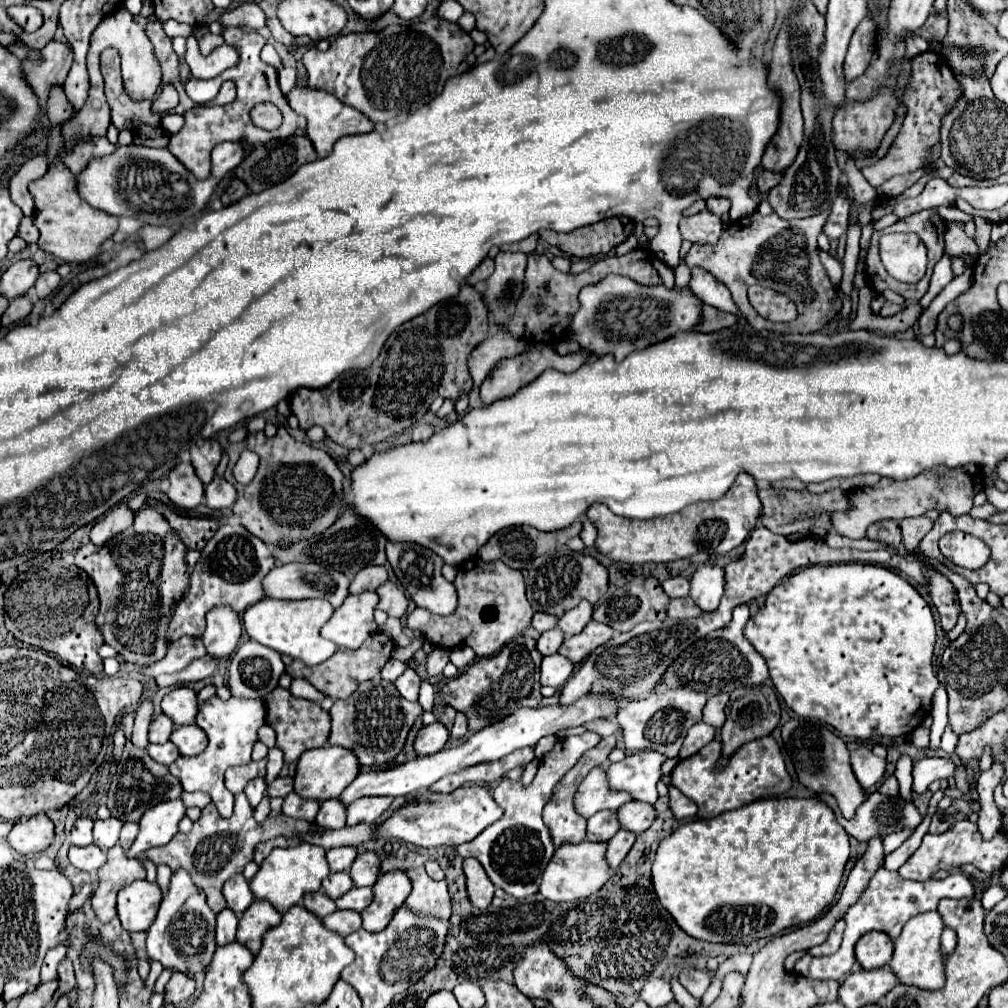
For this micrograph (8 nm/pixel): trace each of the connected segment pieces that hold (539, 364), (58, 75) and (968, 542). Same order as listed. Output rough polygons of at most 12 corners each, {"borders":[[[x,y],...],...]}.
{"borders":[[[535,343],[507,359],[481,385],[485,405],[513,395],[545,369],[573,373],[591,351],[559,355]],[[53,39],[39,65],[25,61],[23,73],[45,107],[49,87],[65,81],[73,65],[67,43]],[[963,531],[943,535],[939,549],[965,569],[987,563],[989,547]]]}

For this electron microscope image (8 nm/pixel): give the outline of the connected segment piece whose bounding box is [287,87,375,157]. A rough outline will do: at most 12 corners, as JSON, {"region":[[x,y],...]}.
{"region":[[293,87],[295,113],[319,157],[339,137],[375,127],[361,111],[319,89]]}

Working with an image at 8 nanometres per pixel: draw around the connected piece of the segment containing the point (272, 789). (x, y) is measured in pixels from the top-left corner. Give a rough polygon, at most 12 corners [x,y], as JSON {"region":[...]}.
{"region":[[277,777],[269,787],[271,797],[285,797],[293,789],[291,777]]}

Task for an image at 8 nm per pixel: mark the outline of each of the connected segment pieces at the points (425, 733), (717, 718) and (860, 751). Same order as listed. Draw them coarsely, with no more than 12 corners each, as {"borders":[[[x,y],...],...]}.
{"borders":[[[441,723],[419,729],[413,747],[417,755],[443,749],[449,731]],[[727,693],[707,699],[703,721],[711,727],[721,727],[725,721]],[[867,745],[851,751],[851,767],[861,787],[875,787],[885,759]]]}

